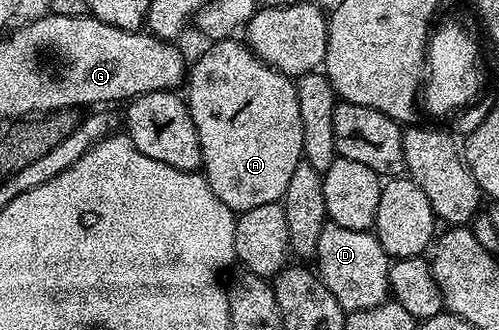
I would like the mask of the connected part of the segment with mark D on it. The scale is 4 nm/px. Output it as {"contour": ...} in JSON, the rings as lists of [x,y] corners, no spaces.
{"contour":[[[325,221],[318,235],[318,252],[314,269],[320,275],[322,284],[340,307],[346,312],[369,310],[389,301],[388,267],[390,259],[375,233],[354,228],[342,228],[342,224]]]}

